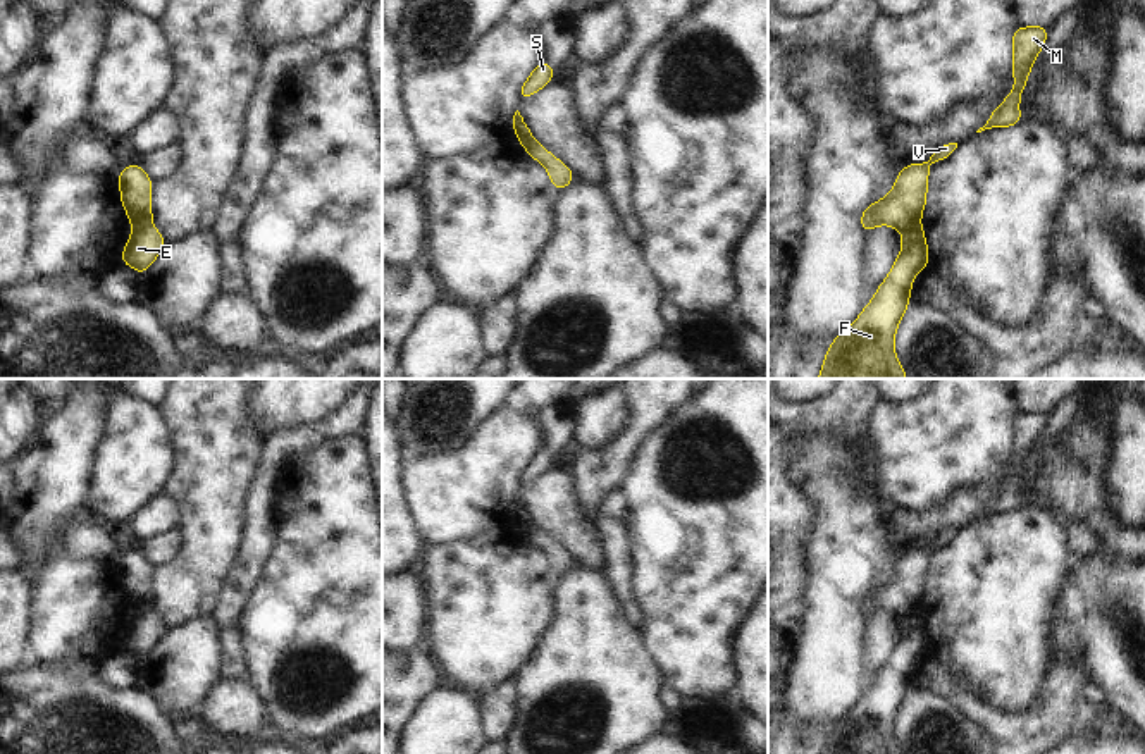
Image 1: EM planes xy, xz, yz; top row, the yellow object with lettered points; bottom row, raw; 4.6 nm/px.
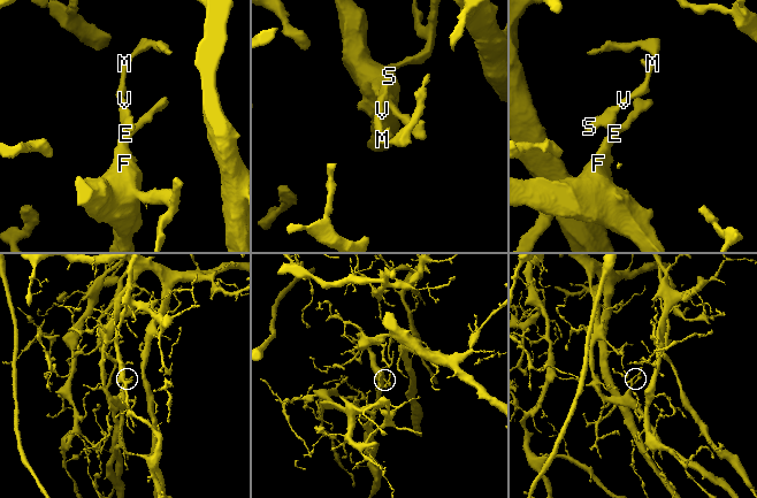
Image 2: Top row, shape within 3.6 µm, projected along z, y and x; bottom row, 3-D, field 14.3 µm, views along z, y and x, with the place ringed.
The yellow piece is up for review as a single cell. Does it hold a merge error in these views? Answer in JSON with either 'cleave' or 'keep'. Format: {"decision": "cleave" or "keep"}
{"decision": "cleave"}

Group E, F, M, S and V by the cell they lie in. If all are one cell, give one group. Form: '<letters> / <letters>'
E F / M S V

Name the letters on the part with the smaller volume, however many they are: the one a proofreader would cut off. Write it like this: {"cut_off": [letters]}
{"cut_off": ["M", "S", "V"]}

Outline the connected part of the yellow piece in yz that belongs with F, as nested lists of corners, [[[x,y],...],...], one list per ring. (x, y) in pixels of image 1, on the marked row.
[[[918,226],[902,234],[902,251],[871,303],[832,341],[818,379],[907,379],[894,337],[909,305],[914,274],[926,267],[926,238]]]

